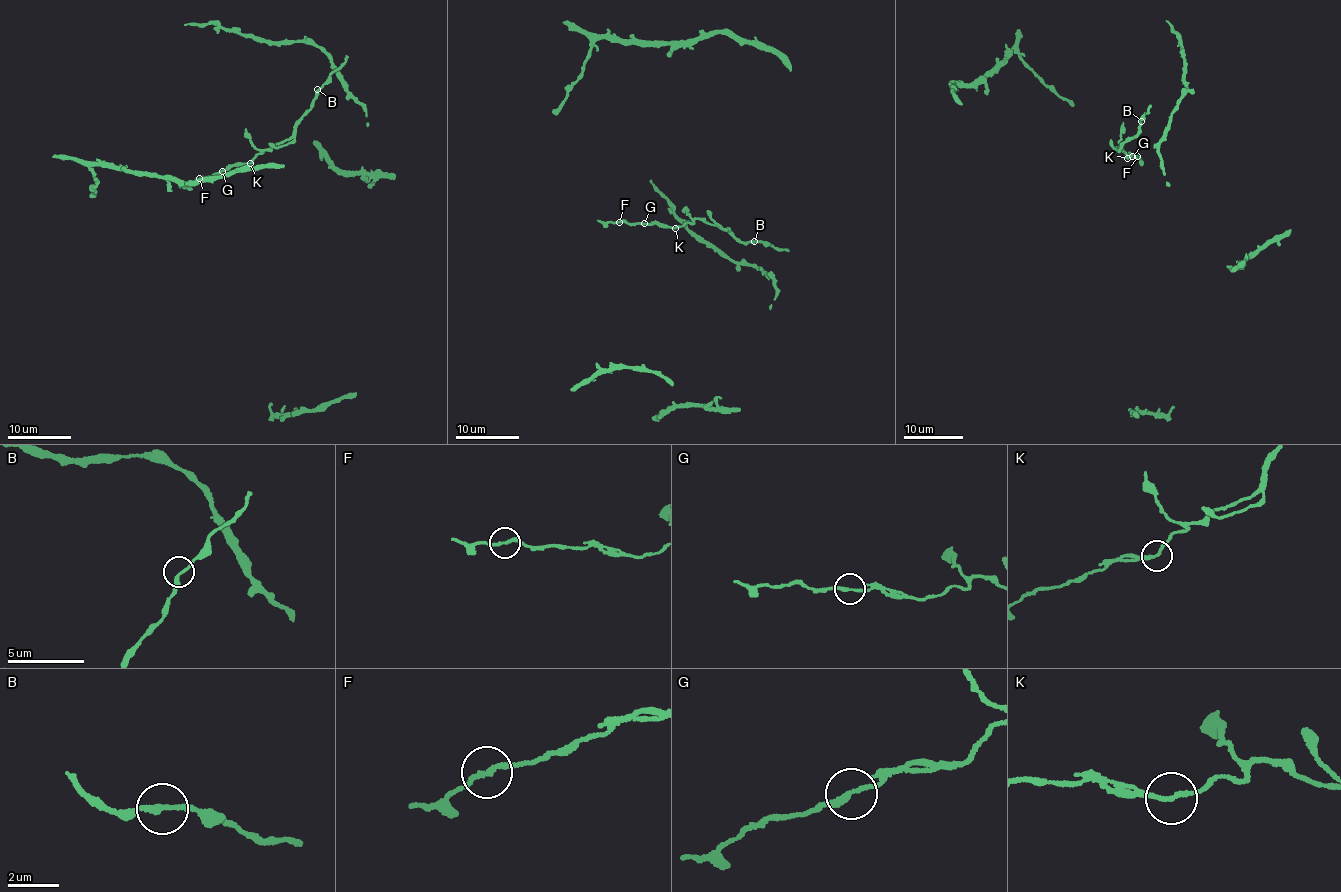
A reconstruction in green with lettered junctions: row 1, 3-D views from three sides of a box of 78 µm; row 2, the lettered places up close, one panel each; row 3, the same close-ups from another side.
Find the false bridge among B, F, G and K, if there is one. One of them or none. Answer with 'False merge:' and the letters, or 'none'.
False merge: none

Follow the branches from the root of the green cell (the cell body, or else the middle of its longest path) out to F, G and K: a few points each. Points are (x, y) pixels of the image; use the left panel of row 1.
F: (306, 112), (288, 139), (275, 143), (249, 163), (235, 163), (198, 179)
G: (306, 112), (288, 139), (275, 143), (249, 163), (235, 163), (222, 171)
K: (306, 112), (294, 133), (263, 150), (250, 163)

